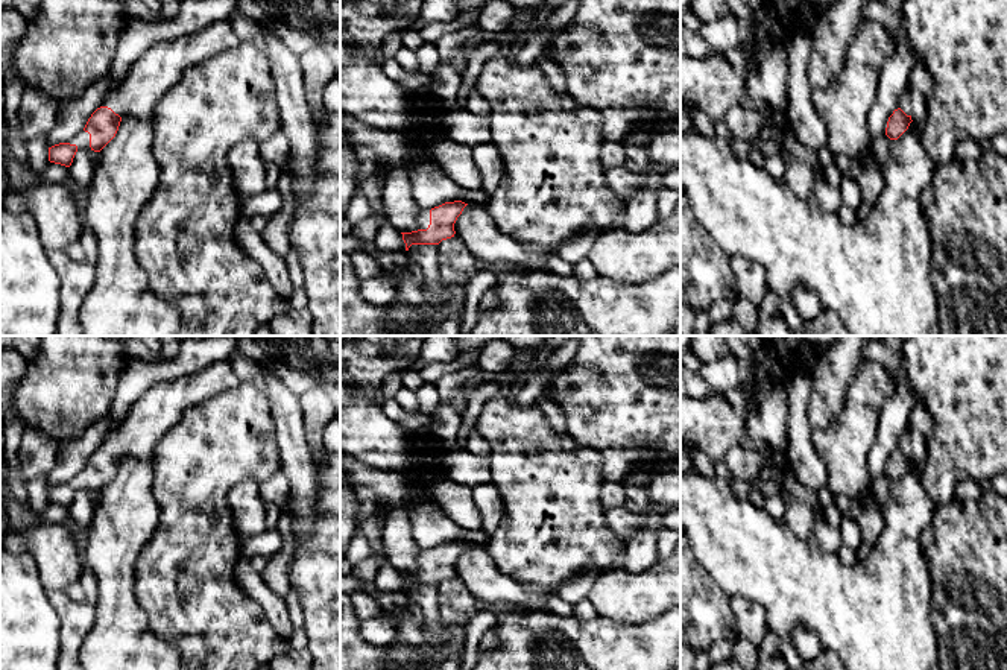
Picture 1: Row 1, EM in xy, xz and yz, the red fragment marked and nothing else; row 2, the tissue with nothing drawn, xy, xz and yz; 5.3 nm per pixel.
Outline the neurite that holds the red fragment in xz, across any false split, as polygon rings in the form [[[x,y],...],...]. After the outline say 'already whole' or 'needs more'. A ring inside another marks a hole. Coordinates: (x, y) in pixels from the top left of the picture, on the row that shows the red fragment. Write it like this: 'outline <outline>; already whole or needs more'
outline [[[454,201],[421,211],[418,217],[419,229],[401,232],[406,251],[412,245],[439,245],[442,240],[454,237],[454,223],[466,205],[462,201]]]; needs more

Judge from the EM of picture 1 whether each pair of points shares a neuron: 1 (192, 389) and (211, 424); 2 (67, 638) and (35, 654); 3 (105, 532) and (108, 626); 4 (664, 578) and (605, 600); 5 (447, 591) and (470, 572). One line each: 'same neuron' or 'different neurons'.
1: different neurons
2: different neurons
3: same neuron
4: same neuron
5: different neurons

